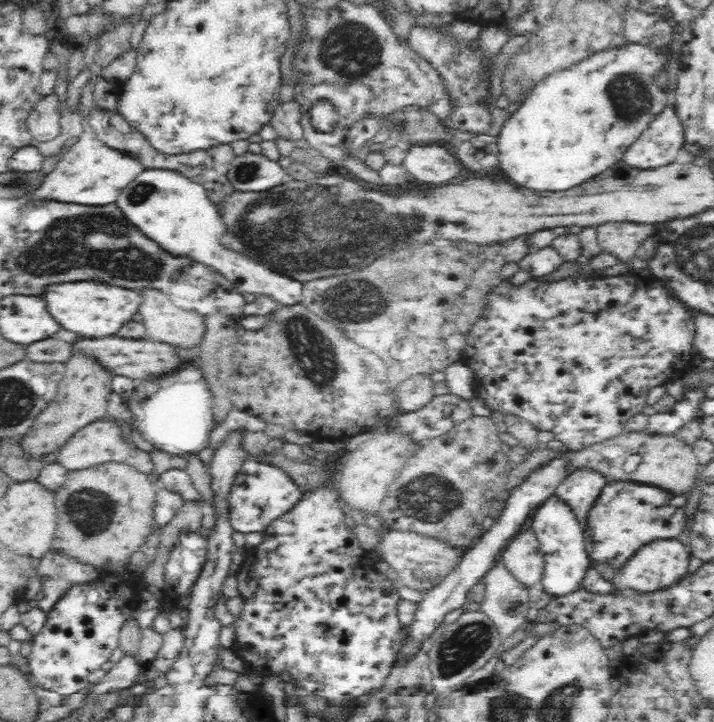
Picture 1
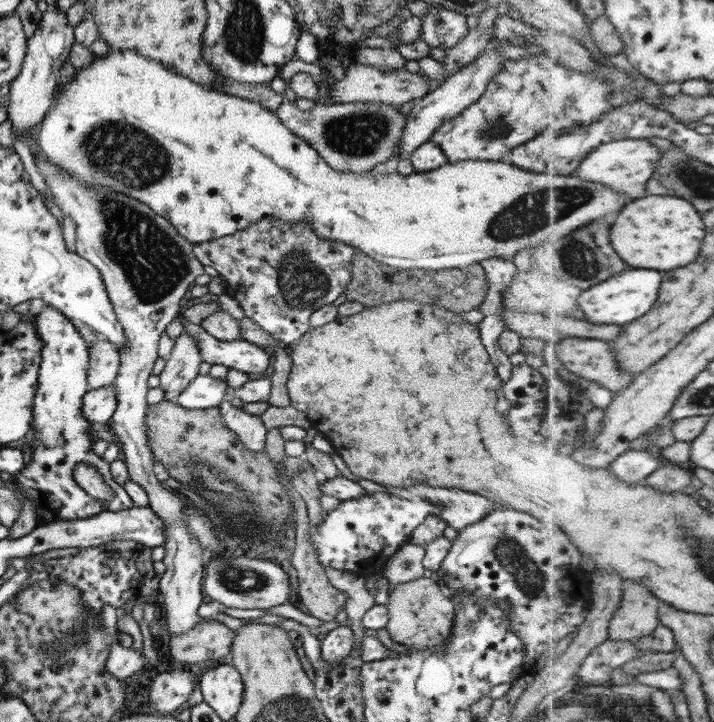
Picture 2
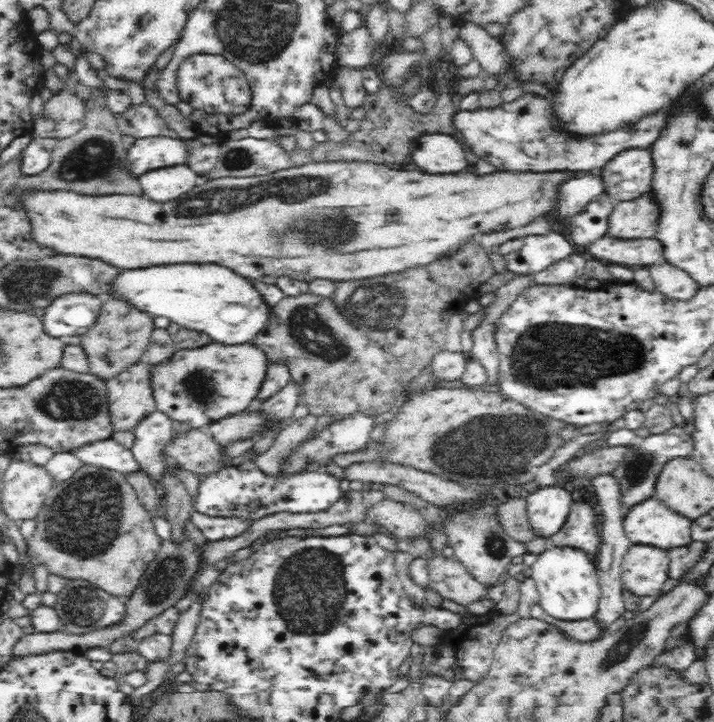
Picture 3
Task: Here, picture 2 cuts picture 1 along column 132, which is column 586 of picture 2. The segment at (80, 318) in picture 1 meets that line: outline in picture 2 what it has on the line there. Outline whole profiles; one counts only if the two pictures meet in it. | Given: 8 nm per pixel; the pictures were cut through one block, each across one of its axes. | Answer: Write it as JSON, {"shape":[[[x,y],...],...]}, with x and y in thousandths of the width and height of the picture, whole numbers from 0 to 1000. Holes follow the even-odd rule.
{"shape":[[[881,374],[817,404],[811,421],[819,429],[822,440],[833,449],[878,449],[903,438],[917,424],[926,393],[929,382],[920,374]]]}

